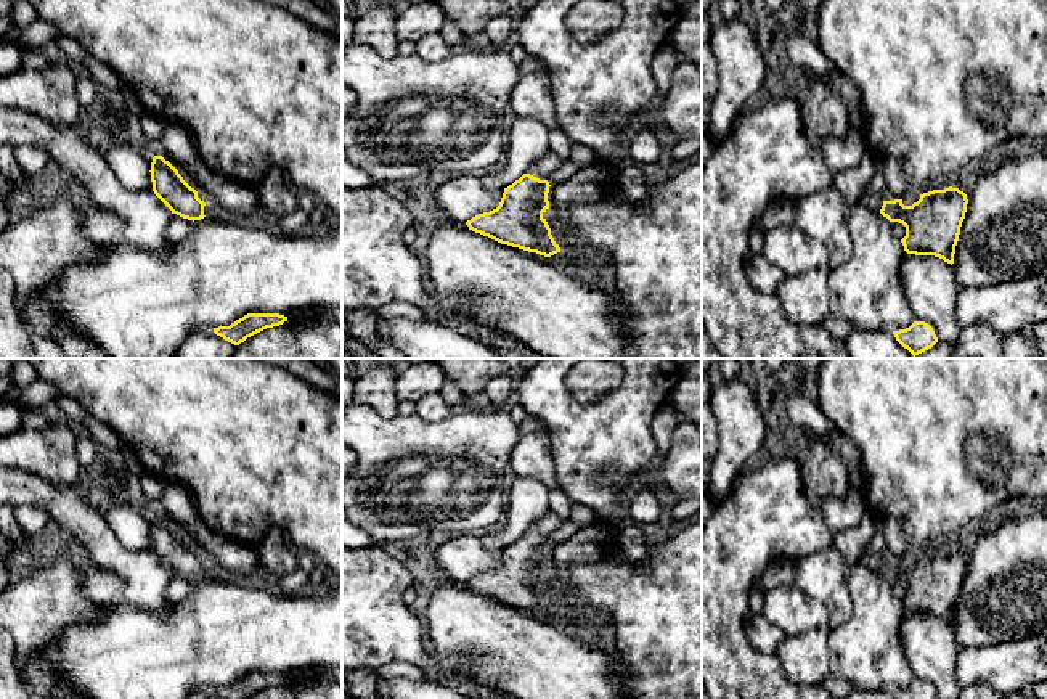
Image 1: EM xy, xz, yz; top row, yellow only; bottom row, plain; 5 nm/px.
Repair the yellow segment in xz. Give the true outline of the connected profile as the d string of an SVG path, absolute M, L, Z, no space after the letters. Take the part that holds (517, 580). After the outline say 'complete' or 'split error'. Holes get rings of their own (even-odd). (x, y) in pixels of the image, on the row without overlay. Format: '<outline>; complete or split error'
M549 509L512 545L504 548L501 562L490 572L466 582L469 590L501 604L551 617L560 612L543 577L549 569L549 537L560 527L559 517Z; split error

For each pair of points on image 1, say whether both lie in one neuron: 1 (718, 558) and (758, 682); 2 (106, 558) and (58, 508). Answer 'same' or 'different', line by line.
1: same
2: same

